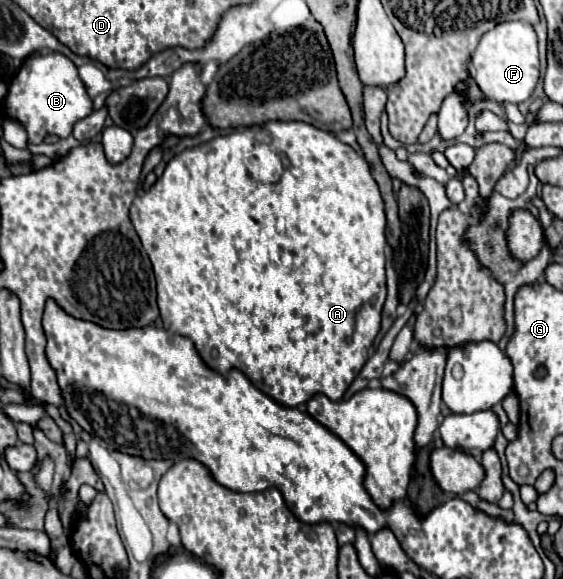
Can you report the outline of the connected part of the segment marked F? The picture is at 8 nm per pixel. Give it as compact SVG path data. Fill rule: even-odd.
M500 22L492 30L488 30L480 38L474 52L472 78L486 98L500 104L520 104L528 100L540 80L538 40L534 28L528 22Z

